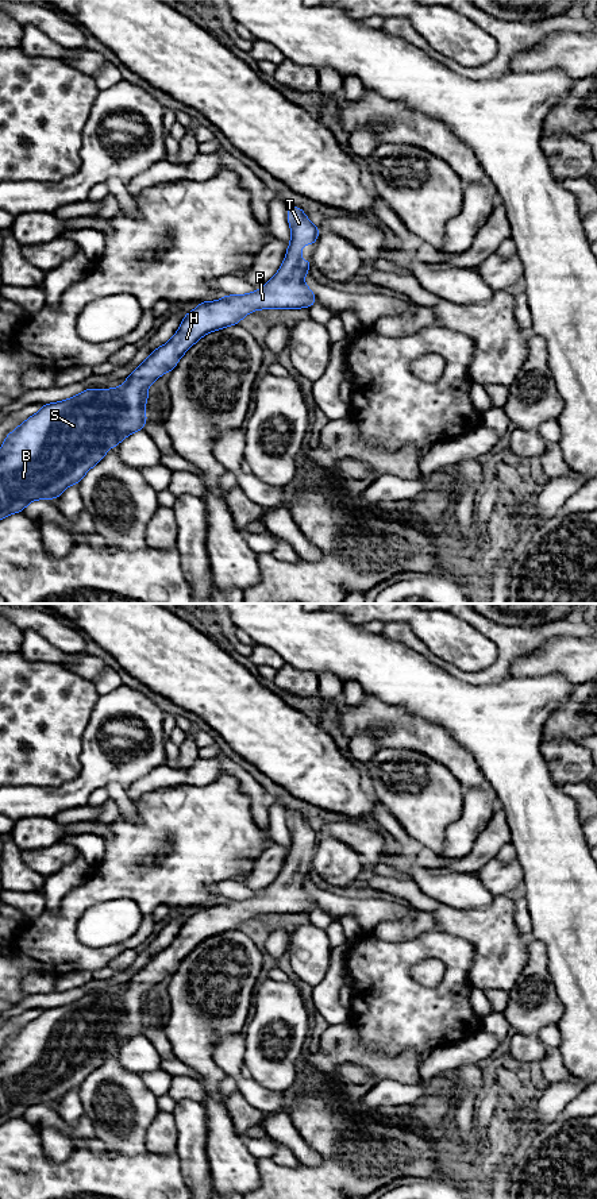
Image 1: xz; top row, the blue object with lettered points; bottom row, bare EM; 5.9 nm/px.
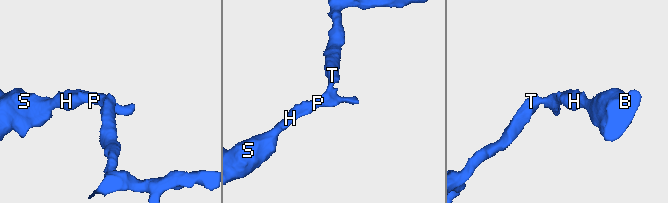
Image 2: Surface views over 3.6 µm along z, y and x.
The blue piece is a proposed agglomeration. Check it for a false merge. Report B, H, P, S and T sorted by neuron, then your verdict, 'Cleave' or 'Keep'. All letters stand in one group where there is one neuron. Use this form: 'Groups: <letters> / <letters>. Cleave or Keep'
Groups: B H P S T. Keep

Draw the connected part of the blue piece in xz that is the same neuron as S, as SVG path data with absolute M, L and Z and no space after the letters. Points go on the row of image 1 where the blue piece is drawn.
M288 207L288 223L292 239L285 261L276 275L259 290L200 302L196 309L185 315L176 335L154 350L122 386L86 389L65 401L45 404L39 412L7 435L0 447L0 520L23 512L34 500L59 497L66 487L78 485L81 478L101 462L109 448L119 446L128 435L143 429L147 421L145 404L149 400L149 386L163 373L170 373L180 358L204 335L239 324L246 315L257 309L298 309L309 308L316 302L313 292L304 282L312 262L301 259L301 246L313 244L320 230L298 207Z

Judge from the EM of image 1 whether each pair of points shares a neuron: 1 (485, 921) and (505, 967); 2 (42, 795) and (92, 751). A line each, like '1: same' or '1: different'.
1: same
2: same

